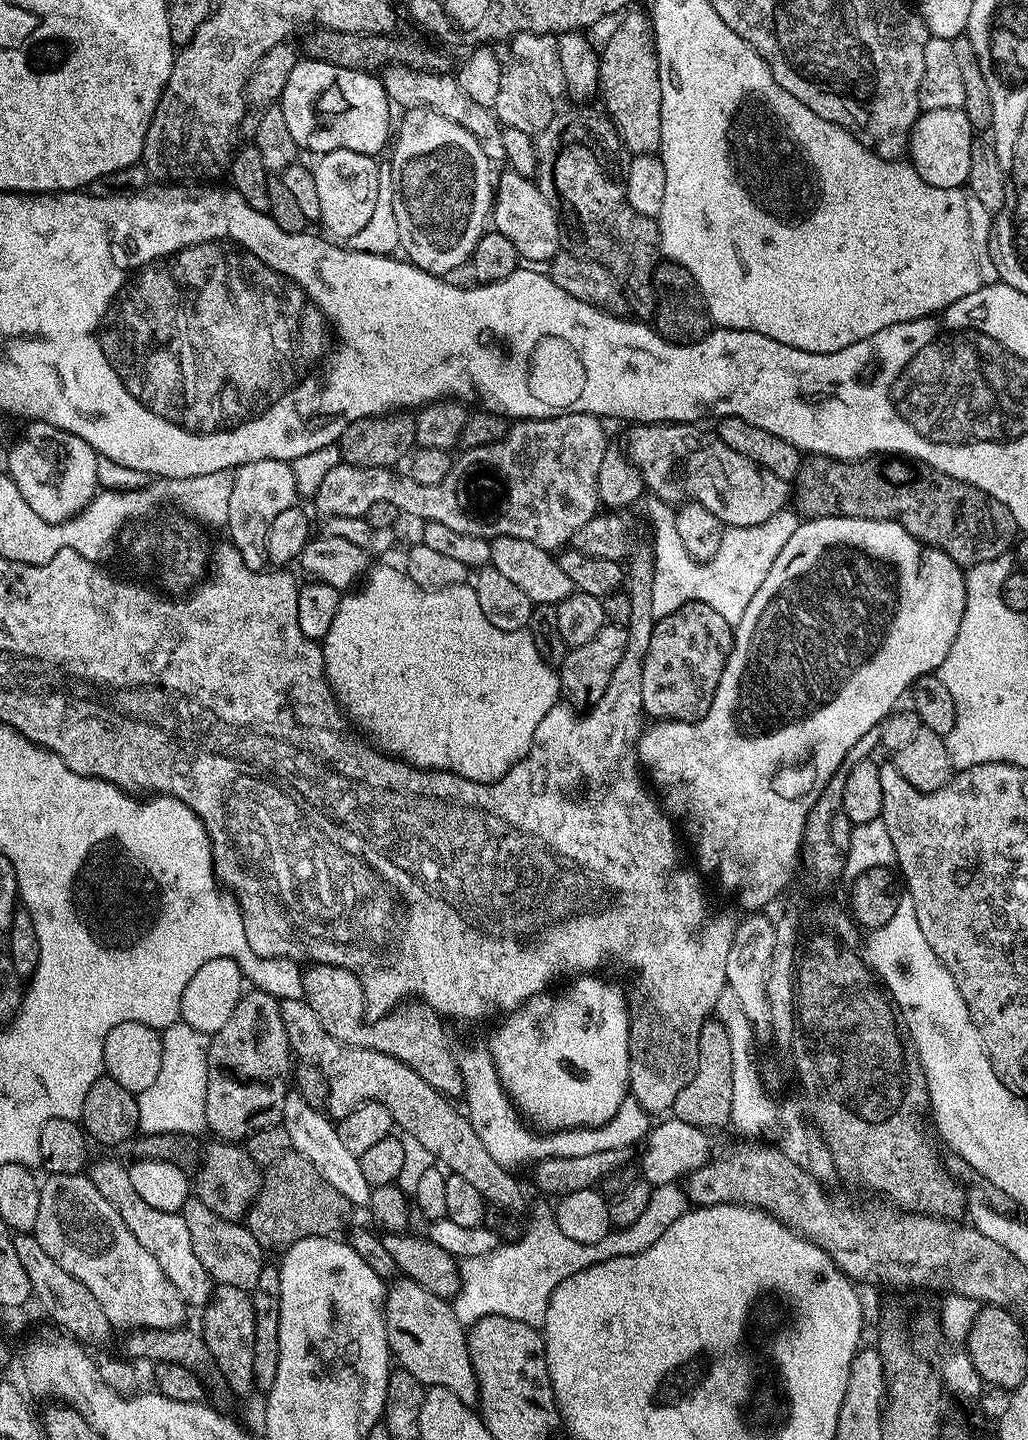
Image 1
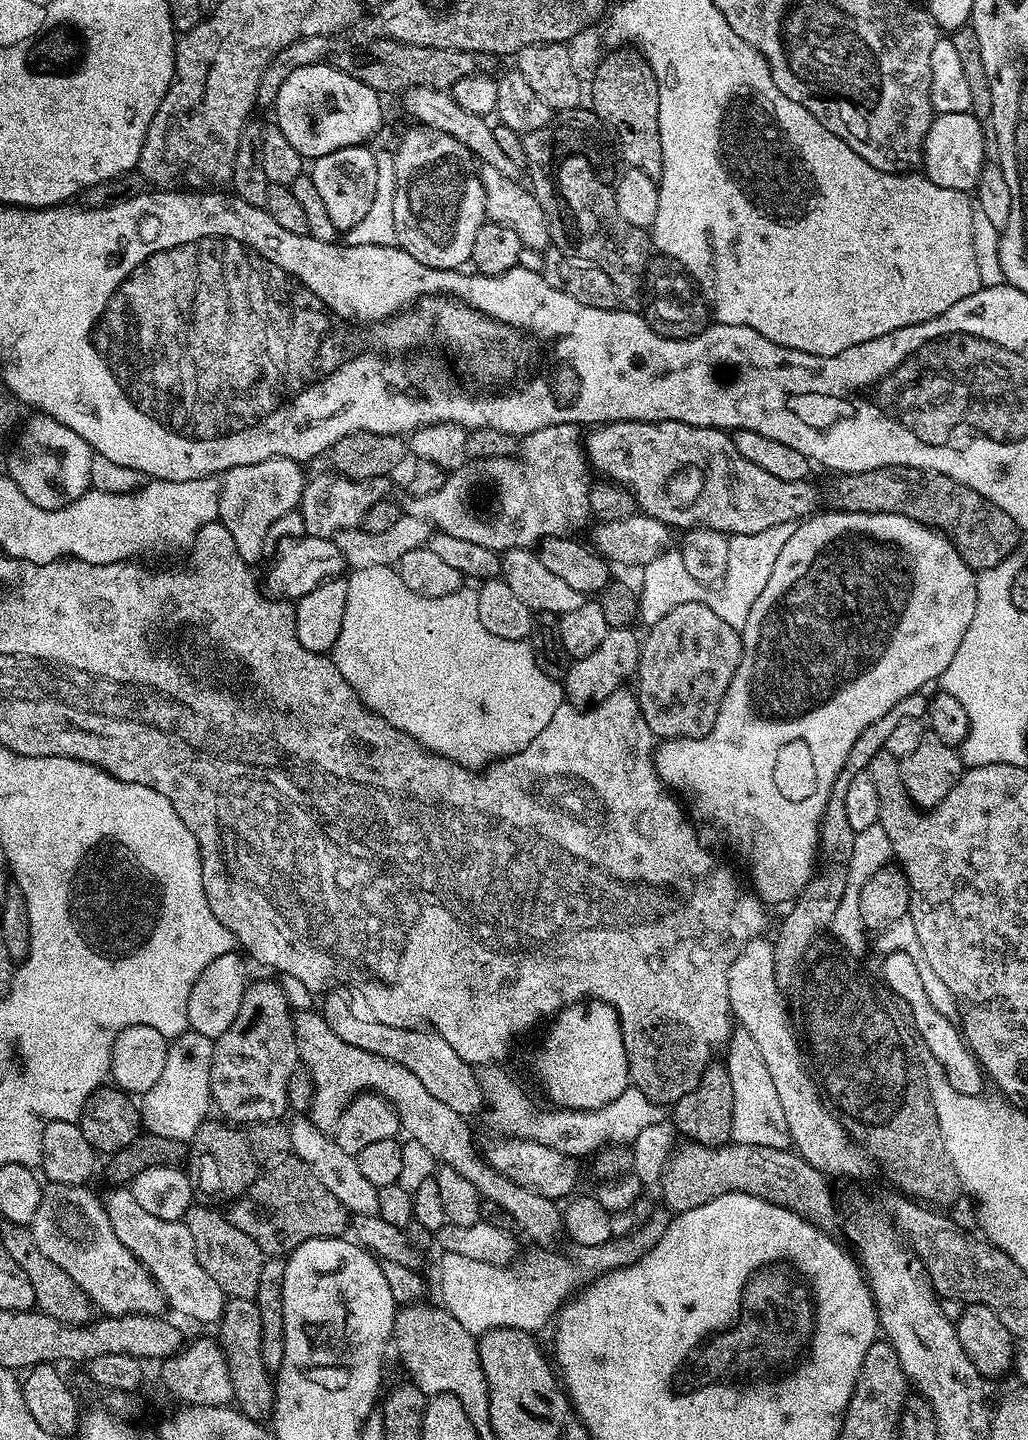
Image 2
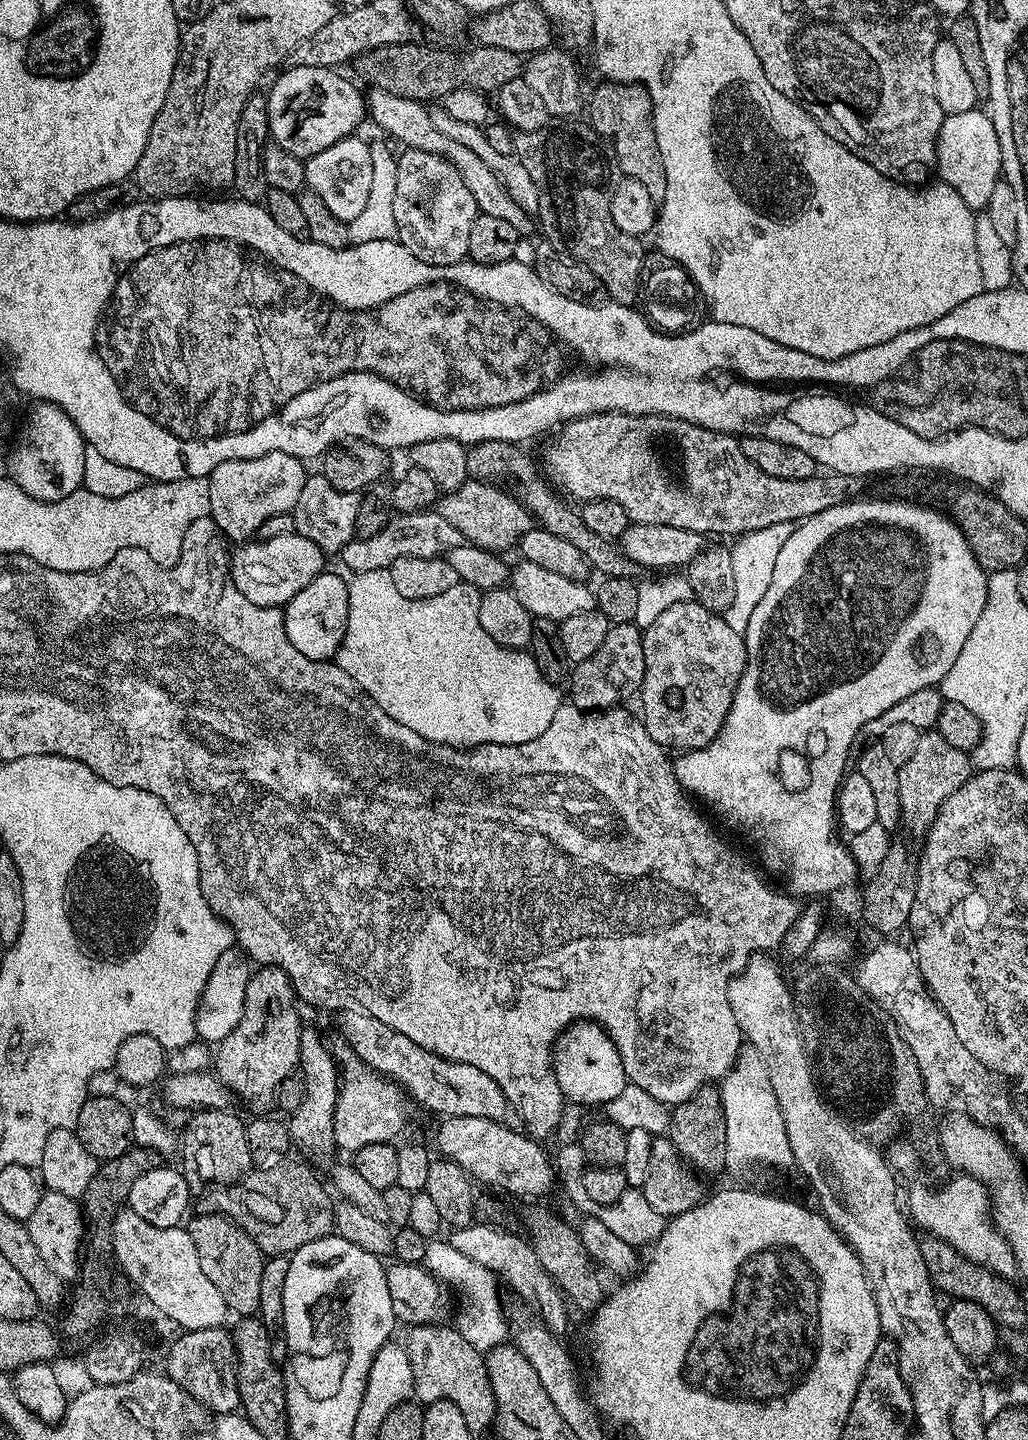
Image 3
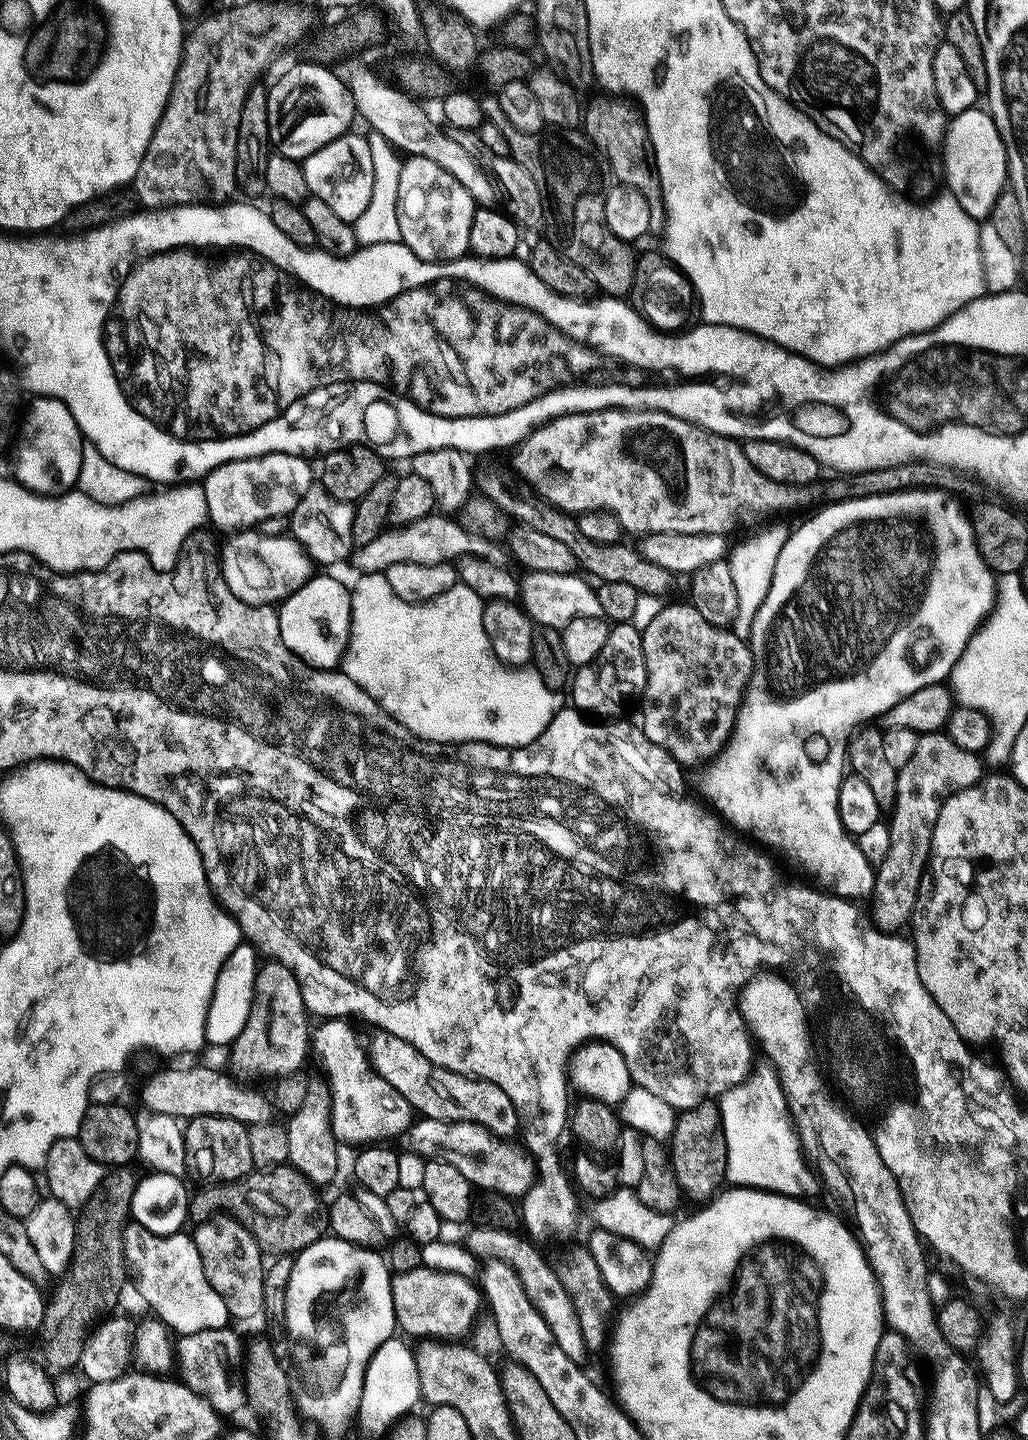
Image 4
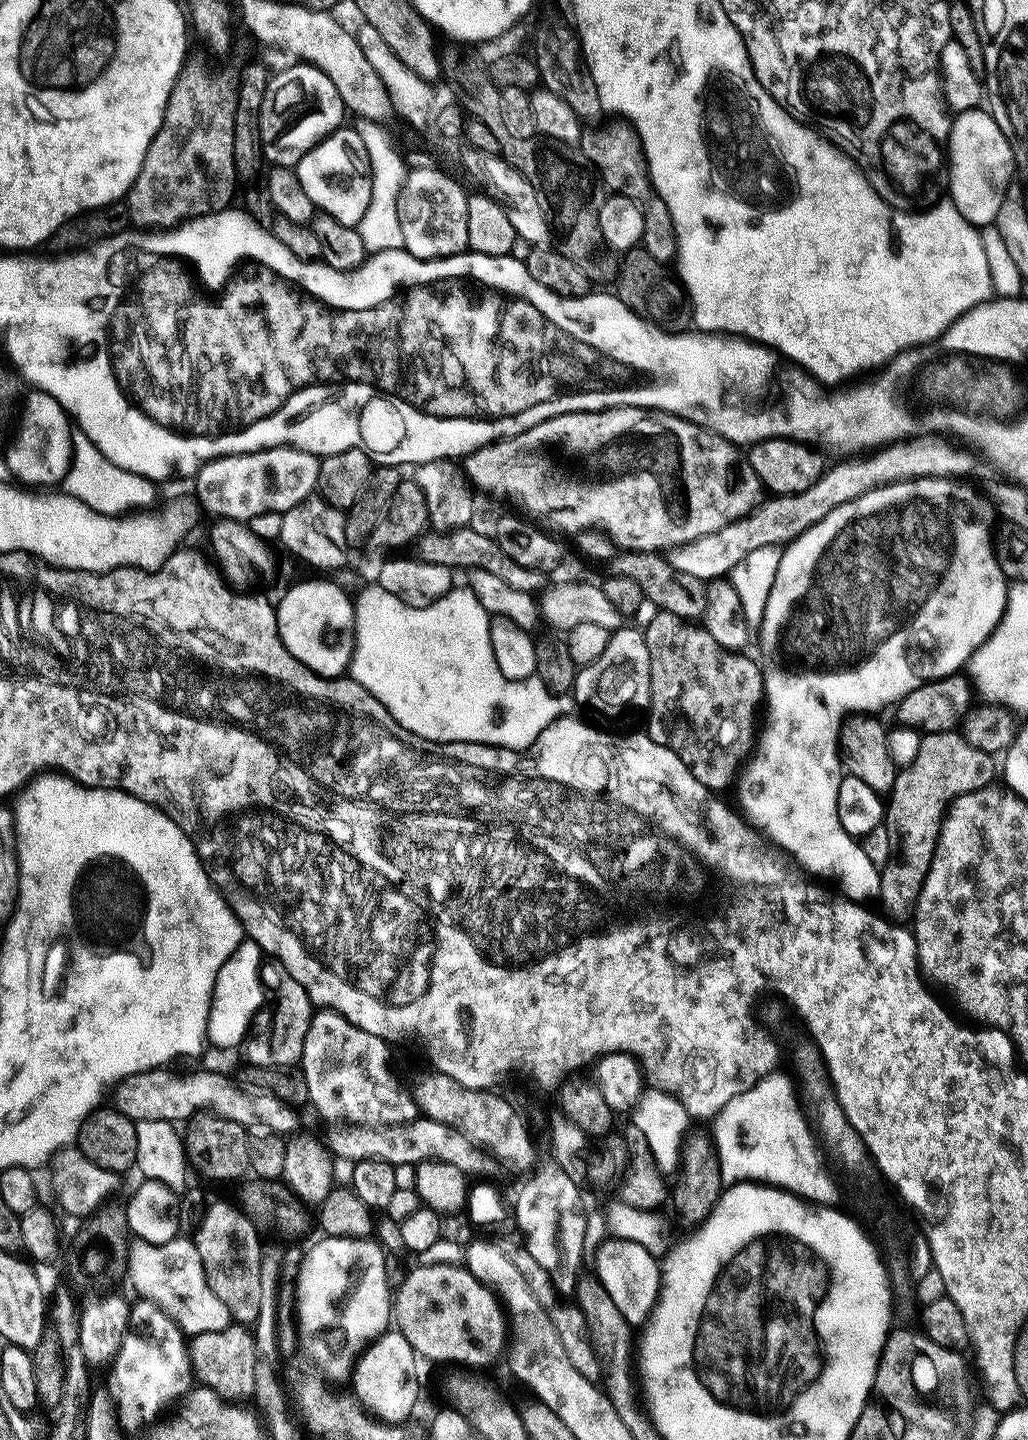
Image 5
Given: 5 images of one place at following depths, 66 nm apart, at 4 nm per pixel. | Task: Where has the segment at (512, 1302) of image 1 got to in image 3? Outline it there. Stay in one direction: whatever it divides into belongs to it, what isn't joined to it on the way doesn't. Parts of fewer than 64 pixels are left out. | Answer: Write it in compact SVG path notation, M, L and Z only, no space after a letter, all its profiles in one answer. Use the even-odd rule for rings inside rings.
M436 1238L428 1242L423 1265L441 1283L455 1288L464 1294L466 1308L458 1321L458 1327L466 1342L481 1352L487 1352L505 1341L504 1330L506 1328L502 1310L498 1304L497 1275L486 1267L471 1261L466 1254L459 1253L449 1241Z

